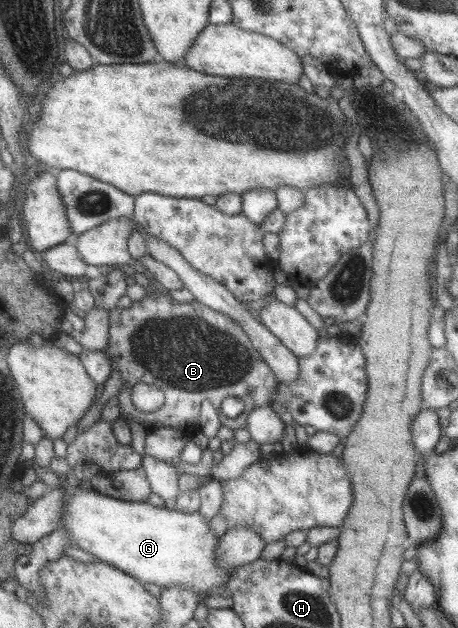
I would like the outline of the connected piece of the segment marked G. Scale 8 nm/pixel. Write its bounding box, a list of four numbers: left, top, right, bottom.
[60,483,229,596]

